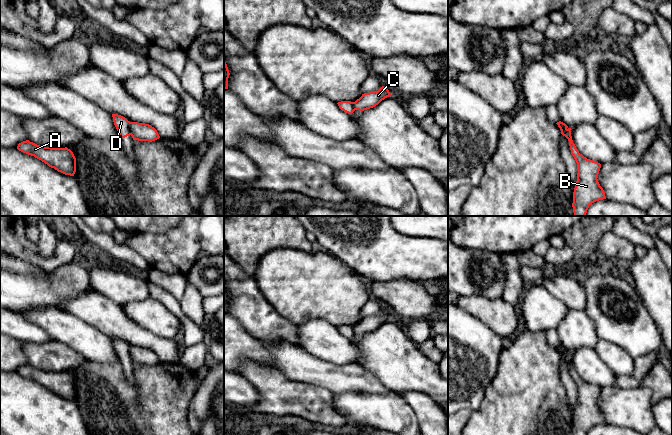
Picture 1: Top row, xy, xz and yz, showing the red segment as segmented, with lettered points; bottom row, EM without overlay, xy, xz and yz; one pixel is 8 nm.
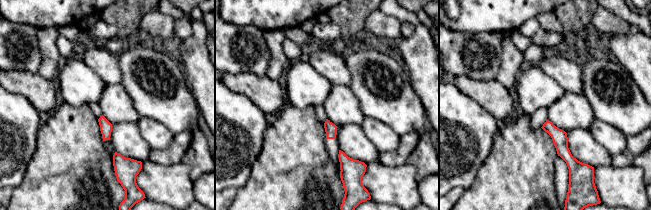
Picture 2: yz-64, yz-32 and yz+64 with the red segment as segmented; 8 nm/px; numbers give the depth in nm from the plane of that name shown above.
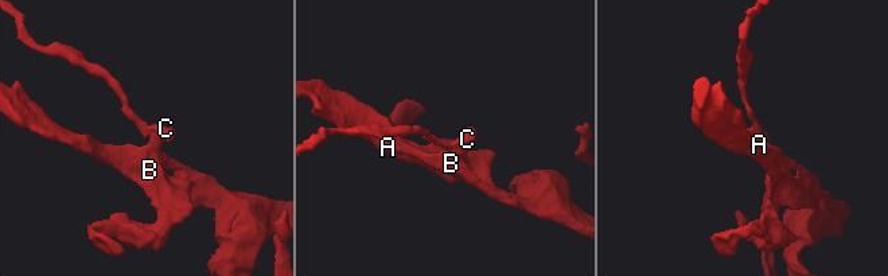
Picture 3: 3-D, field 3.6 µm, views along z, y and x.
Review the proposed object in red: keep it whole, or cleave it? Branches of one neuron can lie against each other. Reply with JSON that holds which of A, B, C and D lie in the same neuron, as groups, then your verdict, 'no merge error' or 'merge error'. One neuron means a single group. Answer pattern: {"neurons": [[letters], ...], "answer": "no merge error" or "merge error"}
{"neurons": [["A", "B", "C"], ["D"]], "answer": "merge error"}

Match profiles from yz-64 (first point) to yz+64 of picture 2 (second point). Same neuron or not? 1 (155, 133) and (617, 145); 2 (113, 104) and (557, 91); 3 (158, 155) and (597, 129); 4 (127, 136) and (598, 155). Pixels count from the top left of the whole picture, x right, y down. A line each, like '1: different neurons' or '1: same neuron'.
1: same neuron
2: different neurons
3: different neurons
4: same neuron

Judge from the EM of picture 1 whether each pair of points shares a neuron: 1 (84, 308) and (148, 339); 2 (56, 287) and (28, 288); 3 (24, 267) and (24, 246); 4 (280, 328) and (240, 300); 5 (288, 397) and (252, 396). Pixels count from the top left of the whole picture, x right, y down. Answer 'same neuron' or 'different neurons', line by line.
1: same neuron
2: same neuron
3: different neurons
4: same neuron
5: different neurons

